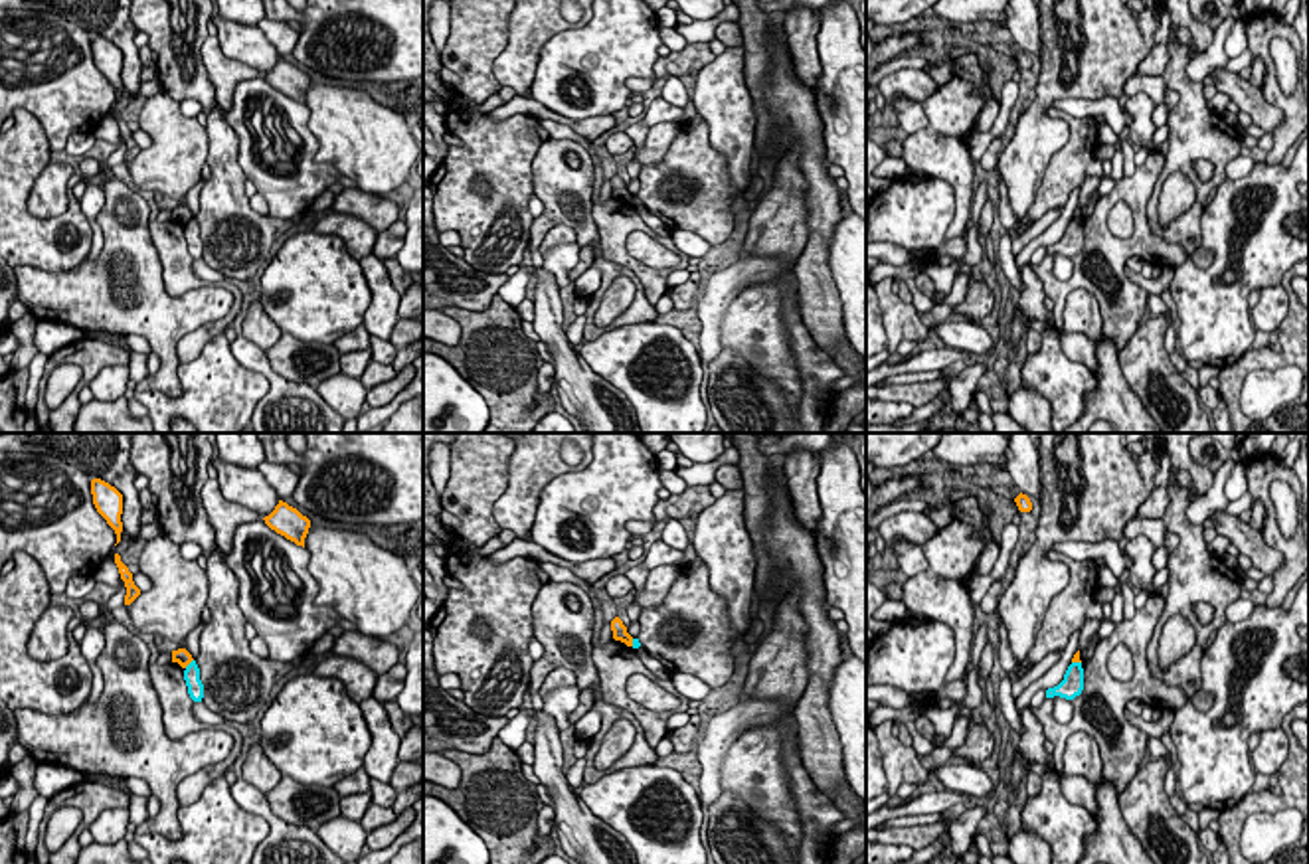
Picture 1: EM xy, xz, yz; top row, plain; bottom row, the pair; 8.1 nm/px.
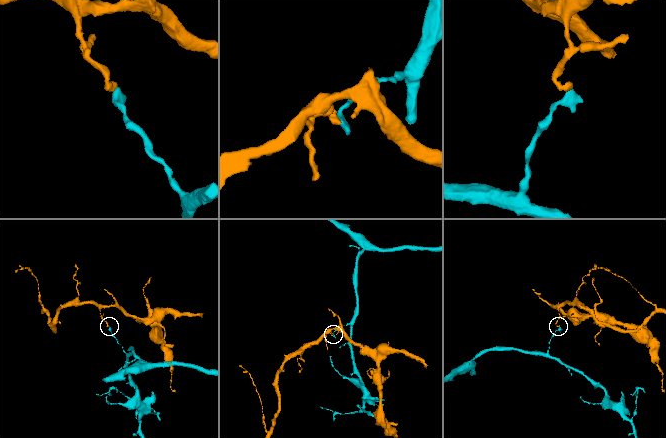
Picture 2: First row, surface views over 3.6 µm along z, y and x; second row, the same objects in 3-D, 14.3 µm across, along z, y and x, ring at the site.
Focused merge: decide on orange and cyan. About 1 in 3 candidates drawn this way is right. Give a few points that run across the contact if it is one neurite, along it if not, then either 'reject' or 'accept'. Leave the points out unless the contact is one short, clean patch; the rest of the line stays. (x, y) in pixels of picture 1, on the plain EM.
line xy (192, 216), (184, 224); reject

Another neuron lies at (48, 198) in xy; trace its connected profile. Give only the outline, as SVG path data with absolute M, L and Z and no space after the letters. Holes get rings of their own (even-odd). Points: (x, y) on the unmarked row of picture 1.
M49 162L28 198L28 212L34 217L47 219L61 216L67 210L67 182L73 176L73 168L61 162Z

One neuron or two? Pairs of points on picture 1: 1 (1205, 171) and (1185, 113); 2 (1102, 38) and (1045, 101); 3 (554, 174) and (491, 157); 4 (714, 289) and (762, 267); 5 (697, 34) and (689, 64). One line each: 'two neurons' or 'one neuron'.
1: two neurons
2: one neuron
3: two neurons
4: one neuron
5: two neurons

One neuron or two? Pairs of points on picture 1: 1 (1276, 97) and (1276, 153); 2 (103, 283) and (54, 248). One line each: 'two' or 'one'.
1: one
2: two

